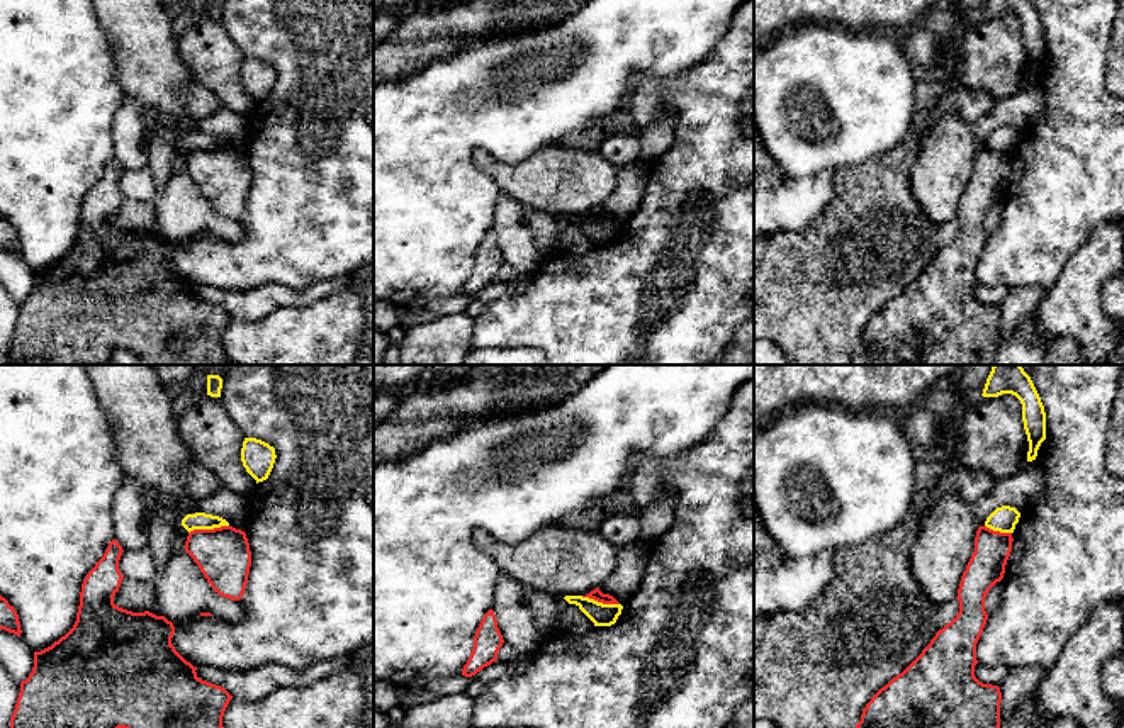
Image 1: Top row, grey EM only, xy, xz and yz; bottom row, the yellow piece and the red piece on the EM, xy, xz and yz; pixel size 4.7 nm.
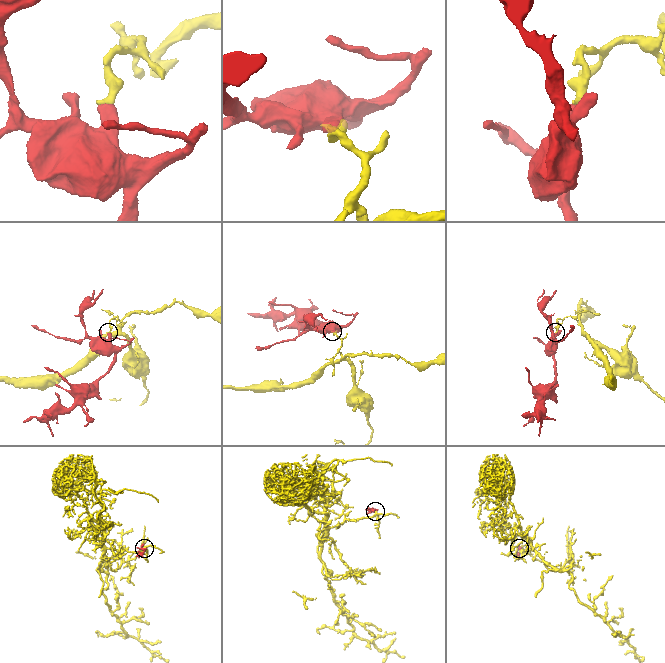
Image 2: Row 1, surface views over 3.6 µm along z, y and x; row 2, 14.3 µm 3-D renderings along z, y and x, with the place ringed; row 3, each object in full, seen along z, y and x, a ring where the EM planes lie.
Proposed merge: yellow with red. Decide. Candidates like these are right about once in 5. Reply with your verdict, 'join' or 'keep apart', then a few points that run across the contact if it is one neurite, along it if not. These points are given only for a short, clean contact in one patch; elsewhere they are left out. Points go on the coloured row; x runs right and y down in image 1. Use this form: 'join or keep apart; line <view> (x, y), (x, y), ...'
keep apart; line xy (228, 525), (192, 530), (189, 533)

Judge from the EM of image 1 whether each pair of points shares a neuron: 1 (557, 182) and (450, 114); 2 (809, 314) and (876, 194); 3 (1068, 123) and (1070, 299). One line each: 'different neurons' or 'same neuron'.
1: different neurons
2: same neuron
3: different neurons

